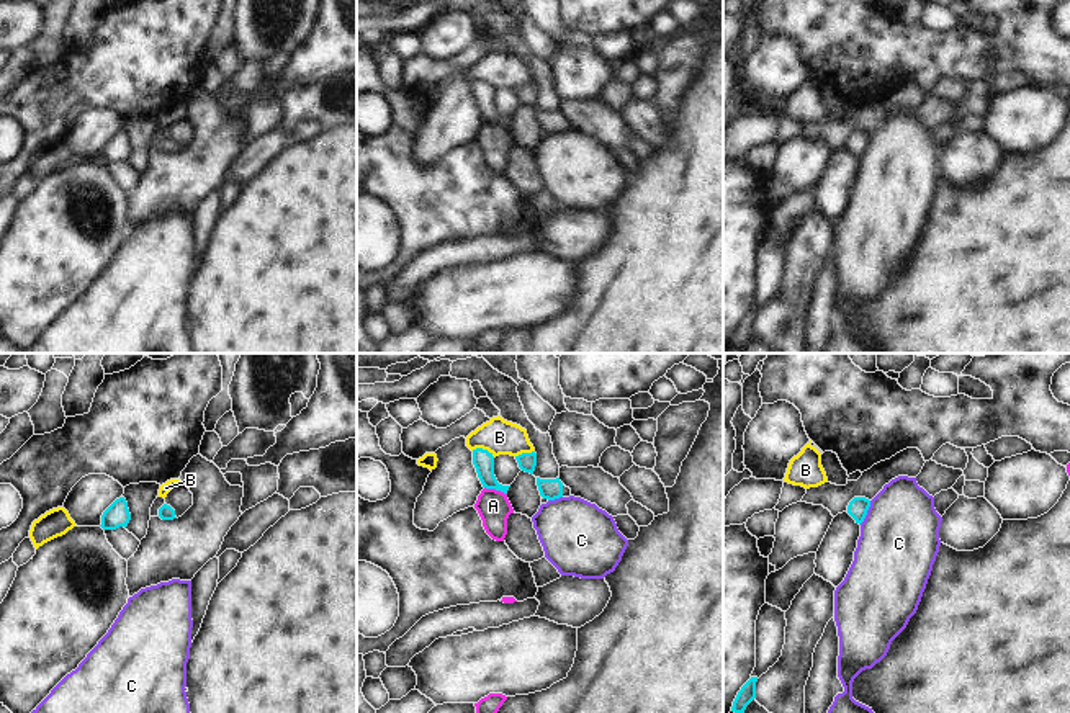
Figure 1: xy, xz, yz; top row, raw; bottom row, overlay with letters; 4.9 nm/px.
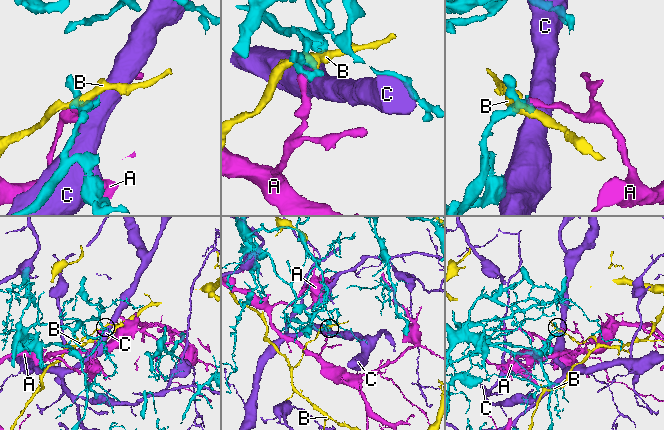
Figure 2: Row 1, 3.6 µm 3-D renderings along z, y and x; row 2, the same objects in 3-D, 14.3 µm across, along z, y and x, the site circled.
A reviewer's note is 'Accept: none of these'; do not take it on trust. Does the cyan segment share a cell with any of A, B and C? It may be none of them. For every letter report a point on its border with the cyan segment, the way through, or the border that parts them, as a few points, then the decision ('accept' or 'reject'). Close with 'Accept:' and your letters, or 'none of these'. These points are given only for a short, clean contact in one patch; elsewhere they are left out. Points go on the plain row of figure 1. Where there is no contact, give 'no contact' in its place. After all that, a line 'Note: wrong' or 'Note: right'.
A: meets cyan in xz at (496, 123); reject
B: meets cyan in xz at (481, 82); border along xz (472, 84), (483, 82), (494, 90); reject
C: meets cyan in yz at (866, 146); reject
Accept: none of these
Note: right

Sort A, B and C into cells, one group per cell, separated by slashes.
A / B / C

